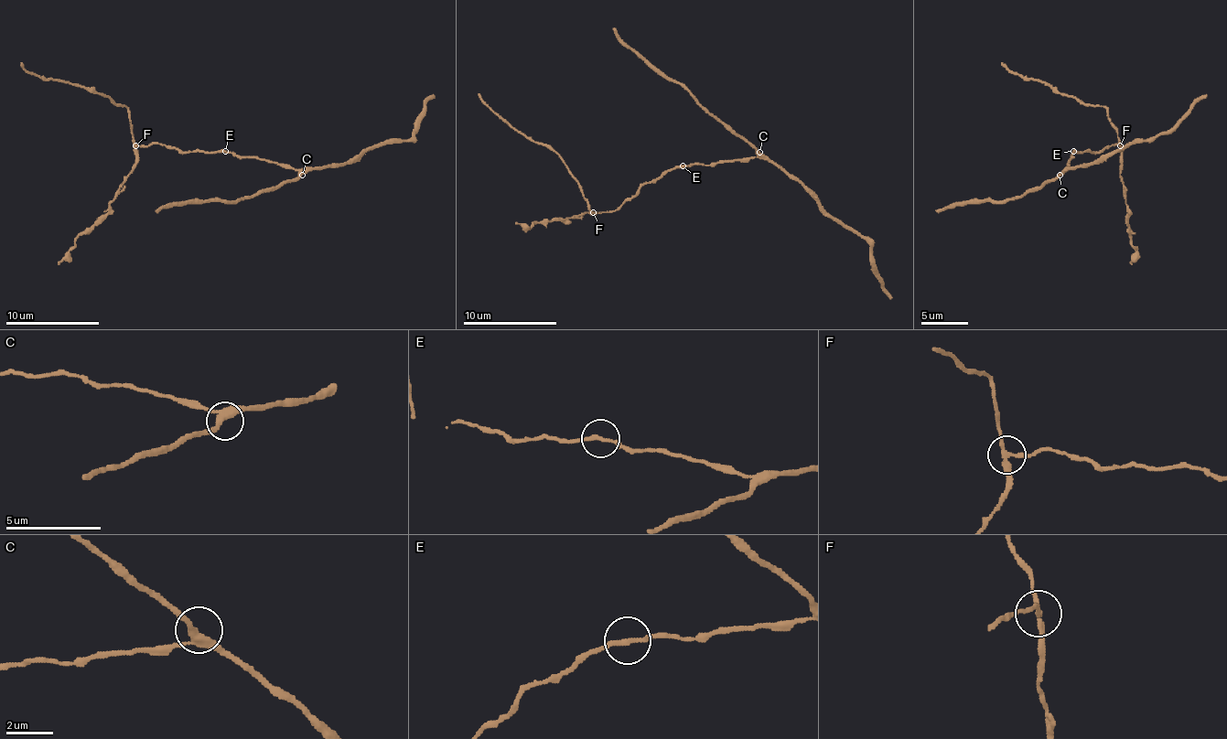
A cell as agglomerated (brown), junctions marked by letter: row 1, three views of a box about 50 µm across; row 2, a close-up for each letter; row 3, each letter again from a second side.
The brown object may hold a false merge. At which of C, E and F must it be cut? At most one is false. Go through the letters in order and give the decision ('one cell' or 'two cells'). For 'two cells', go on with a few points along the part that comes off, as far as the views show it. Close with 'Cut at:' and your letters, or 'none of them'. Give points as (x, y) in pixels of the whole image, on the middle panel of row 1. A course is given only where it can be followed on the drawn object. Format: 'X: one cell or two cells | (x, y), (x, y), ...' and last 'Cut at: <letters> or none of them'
C: one cell
E: one cell
F: two cells | (594, 212), (582, 196), (577, 179), (561, 158), (544, 144), (528, 140), (498, 114), (478, 93)
Cut at: F

